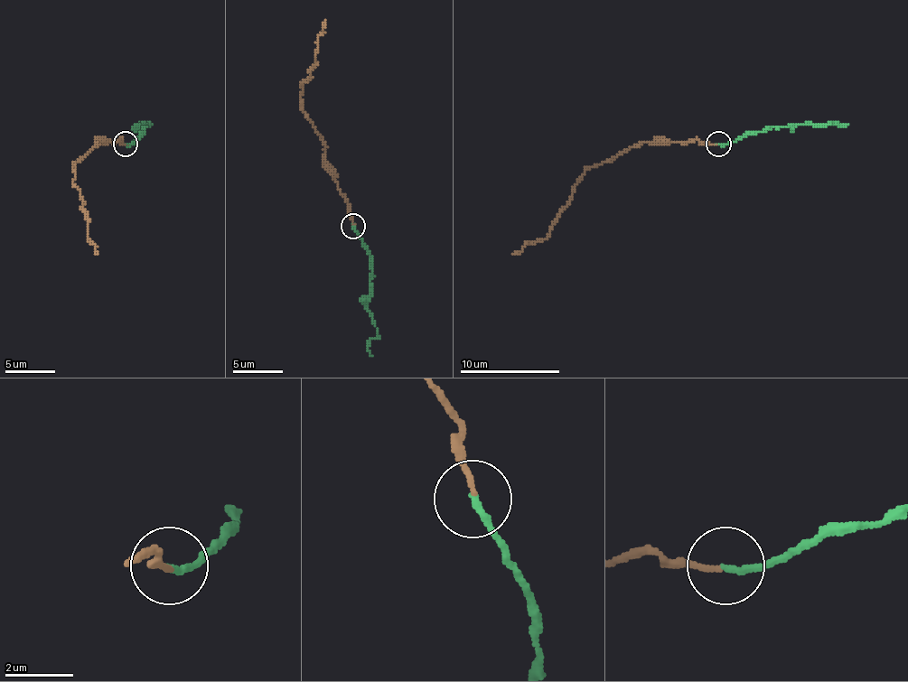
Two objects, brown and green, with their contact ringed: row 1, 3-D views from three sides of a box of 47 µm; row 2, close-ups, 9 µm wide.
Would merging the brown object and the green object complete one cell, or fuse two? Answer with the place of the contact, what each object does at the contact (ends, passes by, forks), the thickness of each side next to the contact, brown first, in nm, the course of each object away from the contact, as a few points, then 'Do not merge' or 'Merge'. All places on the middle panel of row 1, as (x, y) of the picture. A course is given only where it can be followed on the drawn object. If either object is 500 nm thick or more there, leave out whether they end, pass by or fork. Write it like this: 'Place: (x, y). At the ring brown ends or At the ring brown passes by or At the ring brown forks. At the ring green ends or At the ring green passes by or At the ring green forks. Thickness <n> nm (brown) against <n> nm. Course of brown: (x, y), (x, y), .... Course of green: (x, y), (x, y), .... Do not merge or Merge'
Place: (353, 226). At the ring brown ends. At the ring green ends. Thickness 150 nm (brown) against 200 nm. Course of brown: (352, 224), (347, 199), (337, 186), (335, 169), (325, 159), (325, 146), (305, 115), (300, 97), (325, 20). Course of green: (352, 227), (372, 264), (368, 306), (378, 329), (368, 349), (372, 356). Do not merge

